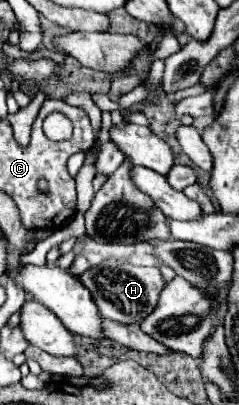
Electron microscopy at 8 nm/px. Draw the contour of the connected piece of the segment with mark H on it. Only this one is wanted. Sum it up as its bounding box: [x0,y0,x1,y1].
[80,262,164,324]

